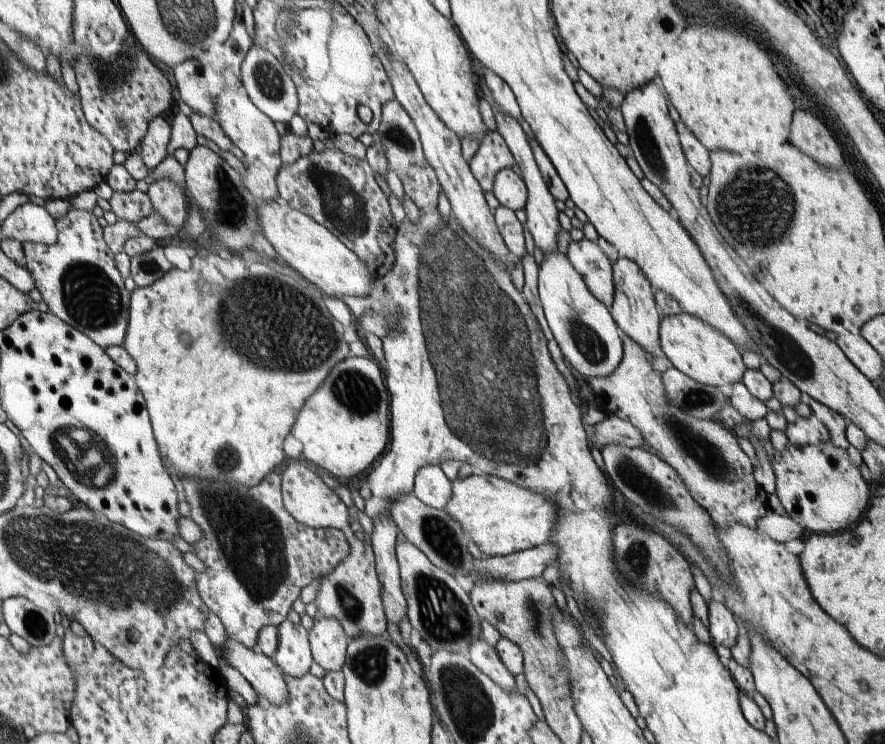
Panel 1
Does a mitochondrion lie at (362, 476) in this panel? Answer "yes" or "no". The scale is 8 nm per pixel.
no

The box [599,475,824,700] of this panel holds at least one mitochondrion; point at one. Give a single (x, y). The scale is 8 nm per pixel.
(635, 559)

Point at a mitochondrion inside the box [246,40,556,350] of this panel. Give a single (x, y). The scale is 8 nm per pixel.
(334, 196)

